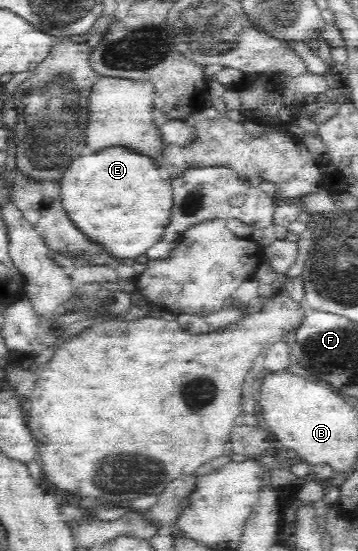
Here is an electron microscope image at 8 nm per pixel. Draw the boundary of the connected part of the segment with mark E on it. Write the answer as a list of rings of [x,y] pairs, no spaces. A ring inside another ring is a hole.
[[[104,148],[98,154],[76,157],[62,174],[62,206],[86,240],[102,246],[112,260],[137,260],[160,242],[172,212],[172,188],[162,180],[148,156],[126,148]]]

